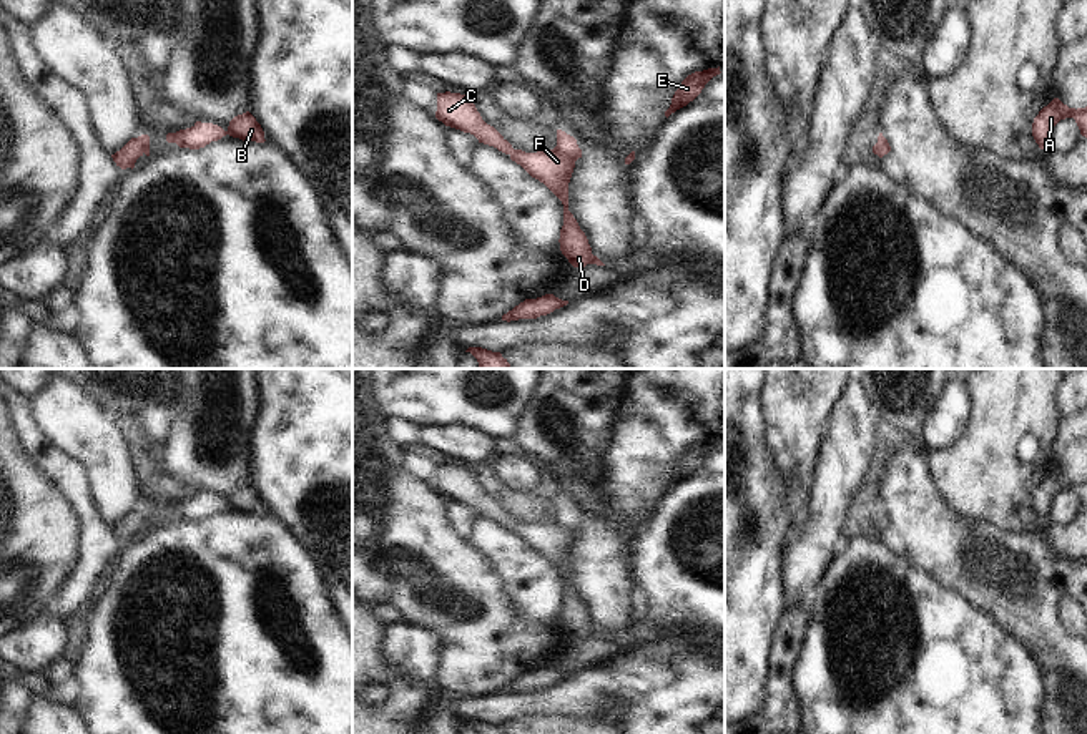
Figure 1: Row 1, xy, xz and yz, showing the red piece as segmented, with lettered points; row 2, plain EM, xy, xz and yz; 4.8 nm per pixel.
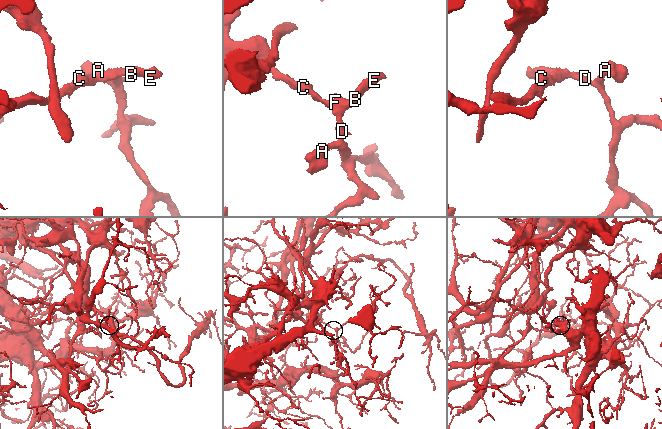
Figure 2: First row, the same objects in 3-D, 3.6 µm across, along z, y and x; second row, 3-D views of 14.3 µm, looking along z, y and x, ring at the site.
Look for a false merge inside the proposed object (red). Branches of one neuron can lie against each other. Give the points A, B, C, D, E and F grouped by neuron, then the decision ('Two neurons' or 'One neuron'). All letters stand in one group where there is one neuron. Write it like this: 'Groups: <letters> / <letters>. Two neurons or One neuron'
Groups: A B C D E F. One neuron

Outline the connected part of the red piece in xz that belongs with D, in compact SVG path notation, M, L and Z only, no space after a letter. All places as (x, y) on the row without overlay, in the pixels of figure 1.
M437 465L435 490L445 498L474 506L479 515L497 520L520 536L532 550L544 555L563 576L563 598L560 601L560 623L573 639L587 636L605 638L592 619L577 591L568 583L568 555L575 533L582 530L577 511L557 502L557 518L548 523L525 525L512 516L490 497L487 497L475 477L460 465Z

